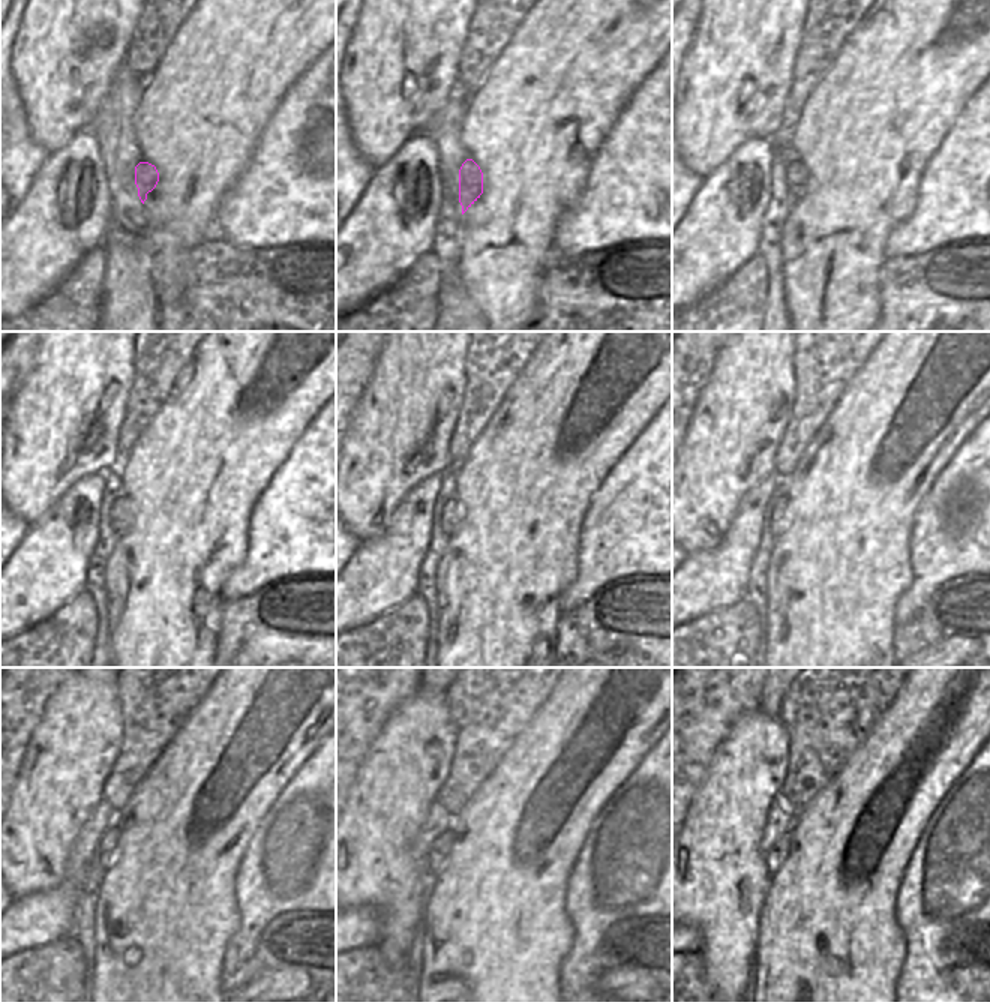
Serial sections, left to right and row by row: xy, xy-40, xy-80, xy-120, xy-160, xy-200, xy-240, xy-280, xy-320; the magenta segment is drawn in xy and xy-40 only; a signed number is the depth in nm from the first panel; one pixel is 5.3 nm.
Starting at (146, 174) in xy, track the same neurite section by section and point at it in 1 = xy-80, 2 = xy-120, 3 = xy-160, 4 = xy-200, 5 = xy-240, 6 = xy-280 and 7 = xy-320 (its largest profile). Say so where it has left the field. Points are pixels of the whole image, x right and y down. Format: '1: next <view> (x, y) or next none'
1: next xy-80 (797, 174)
2: next xy-120 (123, 510)
3: next xy-160 (453, 510)
4: next xy-200 (779, 521)
5: next xy-240 (107, 843)
6: next xy-280 (440, 851)
7: next xy-320 (774, 857)

